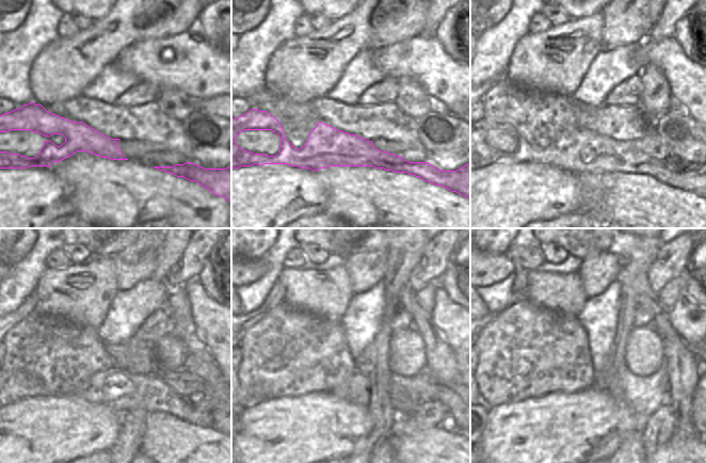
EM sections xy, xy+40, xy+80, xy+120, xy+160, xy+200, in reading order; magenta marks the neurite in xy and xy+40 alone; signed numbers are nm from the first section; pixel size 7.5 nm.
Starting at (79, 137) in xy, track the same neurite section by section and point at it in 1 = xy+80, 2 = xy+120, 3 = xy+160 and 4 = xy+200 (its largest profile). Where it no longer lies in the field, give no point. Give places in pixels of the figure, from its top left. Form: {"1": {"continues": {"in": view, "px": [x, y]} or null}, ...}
{"1": {"continues": {"in": "xy+80", "px": [578, 150]}}, "2": {"continues": {"in": "xy+120", "px": [117, 388]}}, "3": {"continues": {"in": "xy+160", "px": [385, 400]}}, "4": {"continues": {"in": "xy+200", "px": [615, 389]}}}

